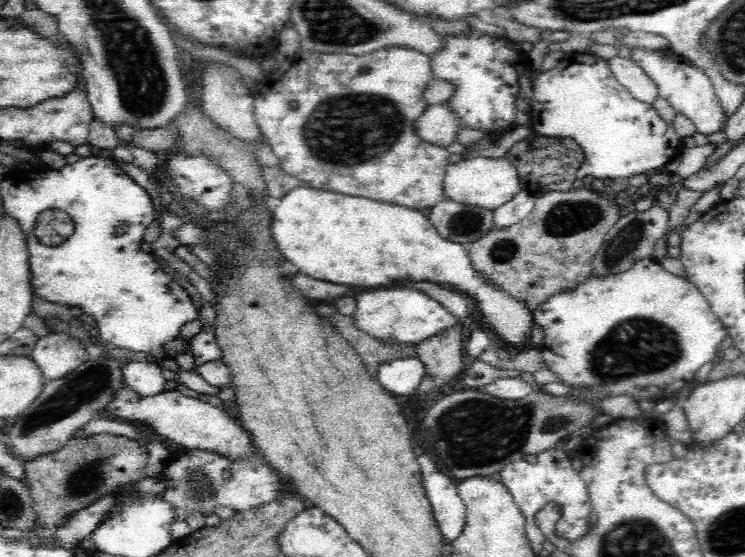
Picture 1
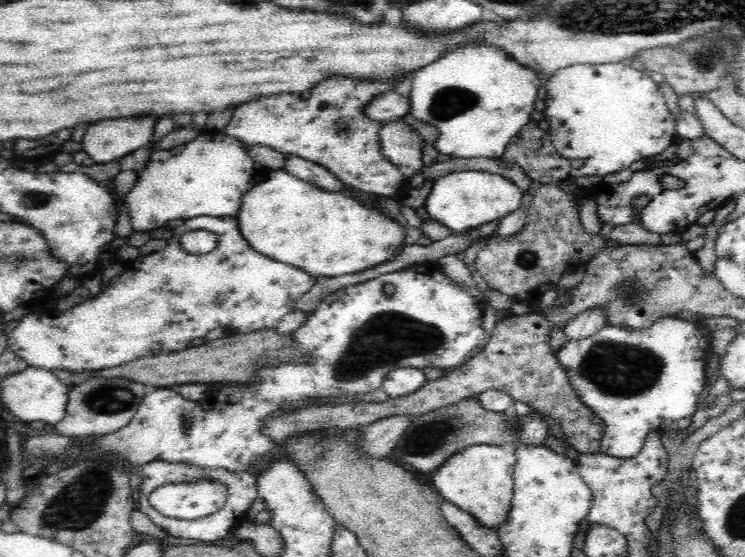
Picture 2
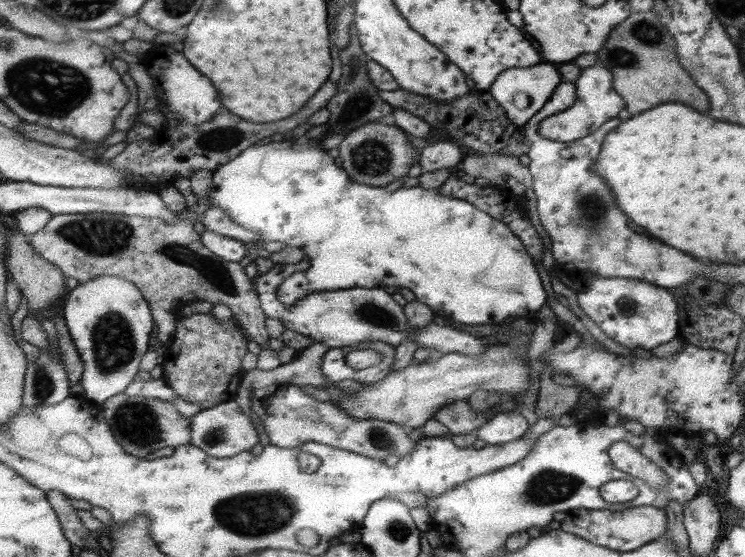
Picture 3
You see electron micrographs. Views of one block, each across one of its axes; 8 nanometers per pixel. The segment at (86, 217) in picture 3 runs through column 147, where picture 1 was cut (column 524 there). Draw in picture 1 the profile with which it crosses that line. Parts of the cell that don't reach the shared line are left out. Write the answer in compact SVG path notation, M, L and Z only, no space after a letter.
M589 188L549 190L537 196L532 213L520 222L504 228L494 228L482 241L468 246L471 260L481 271L495 279L504 290L528 301L532 310L558 291L584 282L592 274L594 260L609 231L624 217L622 206L612 202L612 196L600 197Z

